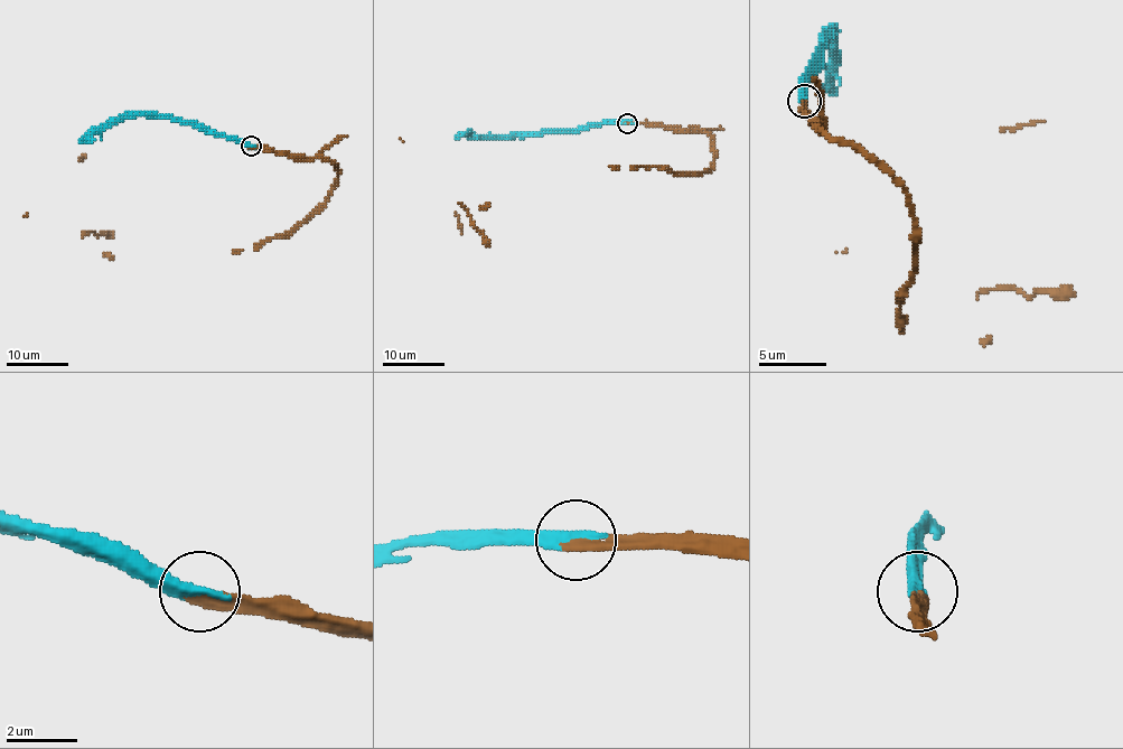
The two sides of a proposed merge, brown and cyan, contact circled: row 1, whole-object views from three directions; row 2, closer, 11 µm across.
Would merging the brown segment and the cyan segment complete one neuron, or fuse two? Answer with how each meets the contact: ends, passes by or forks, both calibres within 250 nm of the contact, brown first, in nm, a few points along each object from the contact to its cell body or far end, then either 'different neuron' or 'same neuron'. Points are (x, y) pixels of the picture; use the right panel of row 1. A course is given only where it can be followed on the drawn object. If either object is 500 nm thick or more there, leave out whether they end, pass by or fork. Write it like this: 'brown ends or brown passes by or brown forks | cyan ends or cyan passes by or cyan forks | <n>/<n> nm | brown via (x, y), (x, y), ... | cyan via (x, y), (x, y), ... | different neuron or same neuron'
brown ends | cyan ends | 320/380 nm | brown via (803, 101), (840, 144), (873, 158), (910, 208), (914, 275), (900, 329), (1065, 296), (978, 292), (836, 252) | cyan via (803, 101), (806, 77), (820, 64), (820, 47), (830, 37), (830, 30), (826, 87), (820, 84) | same neuron

